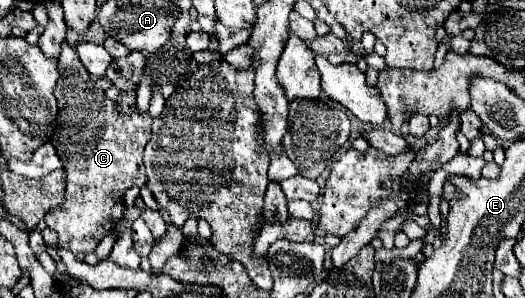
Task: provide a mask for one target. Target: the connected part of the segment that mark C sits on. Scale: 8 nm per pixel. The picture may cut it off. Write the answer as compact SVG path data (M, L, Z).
M66 40L60 52L60 80L54 96L58 100L58 118L52 144L64 162L66 170L66 198L58 208L52 208L44 222L58 232L58 246L72 254L90 254L100 240L114 232L124 218L122 196L132 186L146 184L146 171L142 154L150 140L150 116L134 112L130 118L122 118L116 104L94 86L92 76L78 60L76 48Z

